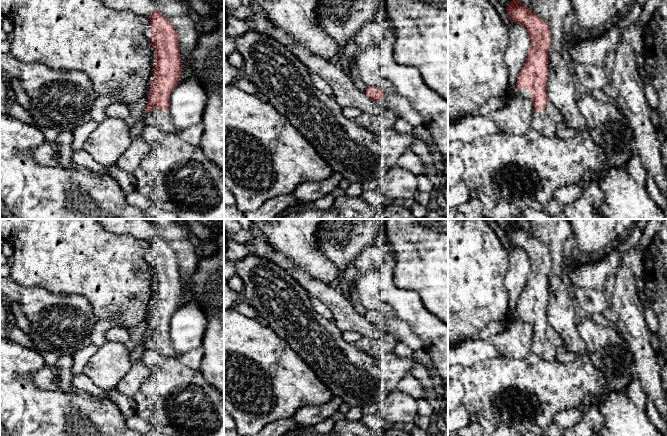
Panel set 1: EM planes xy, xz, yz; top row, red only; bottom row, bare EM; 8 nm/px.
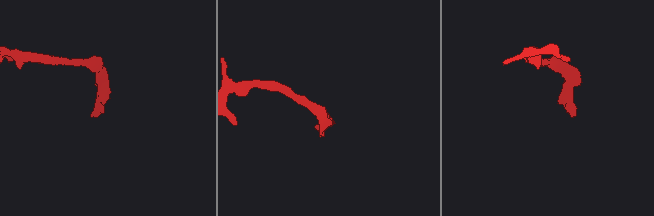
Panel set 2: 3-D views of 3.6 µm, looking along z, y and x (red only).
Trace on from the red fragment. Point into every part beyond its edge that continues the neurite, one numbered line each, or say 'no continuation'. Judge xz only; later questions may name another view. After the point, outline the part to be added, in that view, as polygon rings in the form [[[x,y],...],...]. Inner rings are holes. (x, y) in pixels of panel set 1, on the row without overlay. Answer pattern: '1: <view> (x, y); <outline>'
1: xz (384, 308); [[[381,302],[379,305],[373,308],[373,311],[377,311],[382,313],[385,318],[393,318],[396,317],[395,310],[386,302]]]

